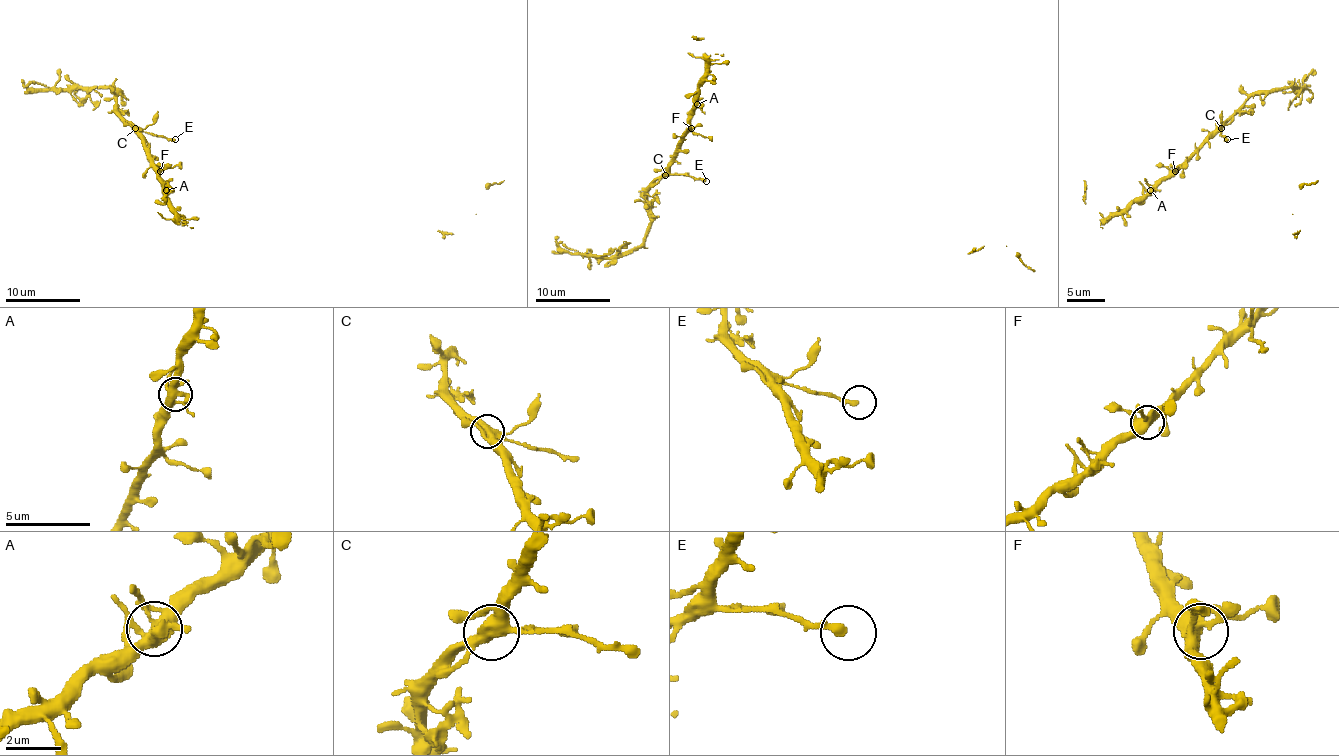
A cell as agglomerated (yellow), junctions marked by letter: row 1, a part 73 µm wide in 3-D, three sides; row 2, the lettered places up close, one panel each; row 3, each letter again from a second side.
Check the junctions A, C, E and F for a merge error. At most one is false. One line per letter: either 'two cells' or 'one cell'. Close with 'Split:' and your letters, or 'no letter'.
A: one cell
C: one cell
E: one cell
F: one cell
Split: no letter

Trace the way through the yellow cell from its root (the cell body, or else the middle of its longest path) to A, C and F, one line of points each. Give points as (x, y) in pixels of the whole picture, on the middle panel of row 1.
A: (706, 181), (670, 171), (670, 158), (687, 128), (689, 111), (697, 104)
C: (706, 181), (687, 175), (665, 175)
F: (706, 181), (670, 171), (676, 145), (691, 128)

